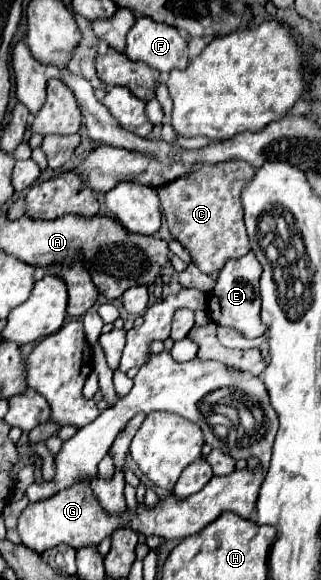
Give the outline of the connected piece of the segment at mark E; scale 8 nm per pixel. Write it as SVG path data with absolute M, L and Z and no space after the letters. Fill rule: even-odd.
M251 251L239 259L229 259L225 267L219 271L213 291L207 295L209 317L223 327L233 327L247 339L261 337L265 333L265 325L259 319L259 309L261 309L259 277L261 277L261 265Z

